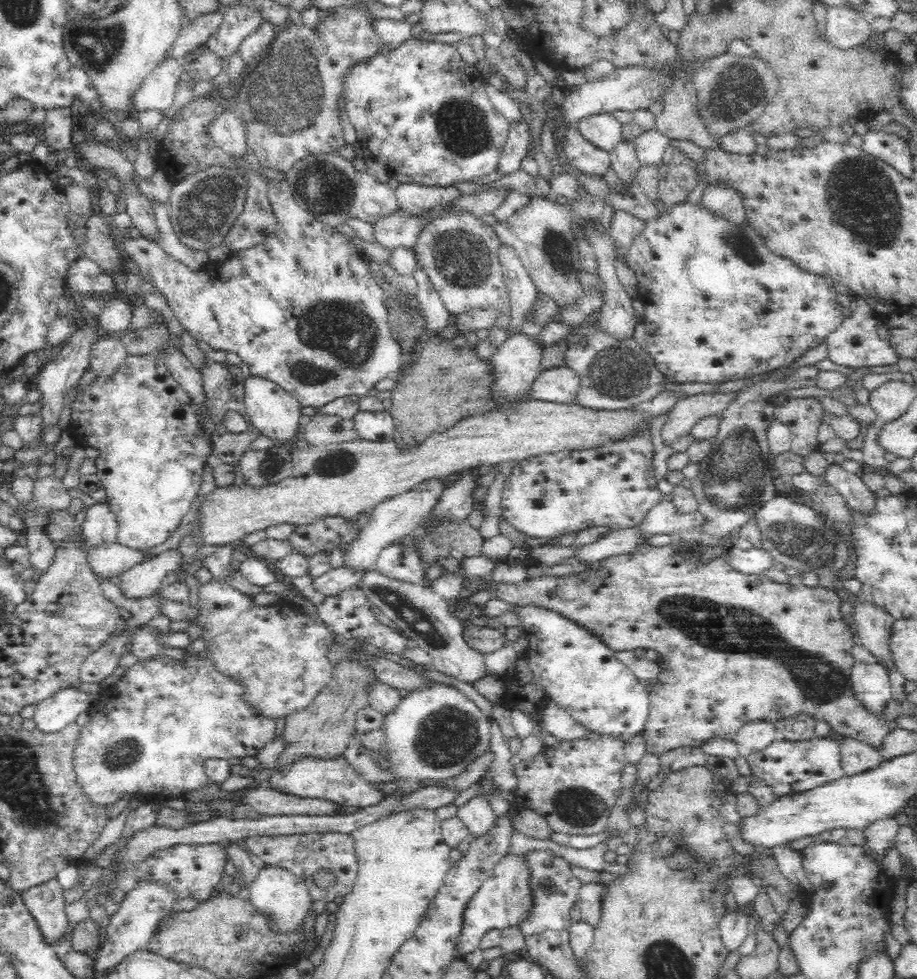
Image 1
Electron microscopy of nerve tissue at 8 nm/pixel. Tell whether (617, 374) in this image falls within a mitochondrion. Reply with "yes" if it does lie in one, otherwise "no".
yes

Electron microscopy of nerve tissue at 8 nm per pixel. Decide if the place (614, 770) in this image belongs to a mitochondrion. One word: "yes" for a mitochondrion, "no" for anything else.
no

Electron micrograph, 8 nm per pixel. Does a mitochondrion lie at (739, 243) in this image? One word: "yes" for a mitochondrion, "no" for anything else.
yes

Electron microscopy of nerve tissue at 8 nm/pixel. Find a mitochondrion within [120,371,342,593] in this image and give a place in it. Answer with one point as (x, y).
(273, 462)

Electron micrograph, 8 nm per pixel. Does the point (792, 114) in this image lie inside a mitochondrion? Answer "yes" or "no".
no

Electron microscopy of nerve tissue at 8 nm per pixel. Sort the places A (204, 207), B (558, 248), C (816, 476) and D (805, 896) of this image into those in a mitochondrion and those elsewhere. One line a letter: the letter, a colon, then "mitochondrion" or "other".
A: mitochondrion
B: mitochondrion
C: other
D: other

